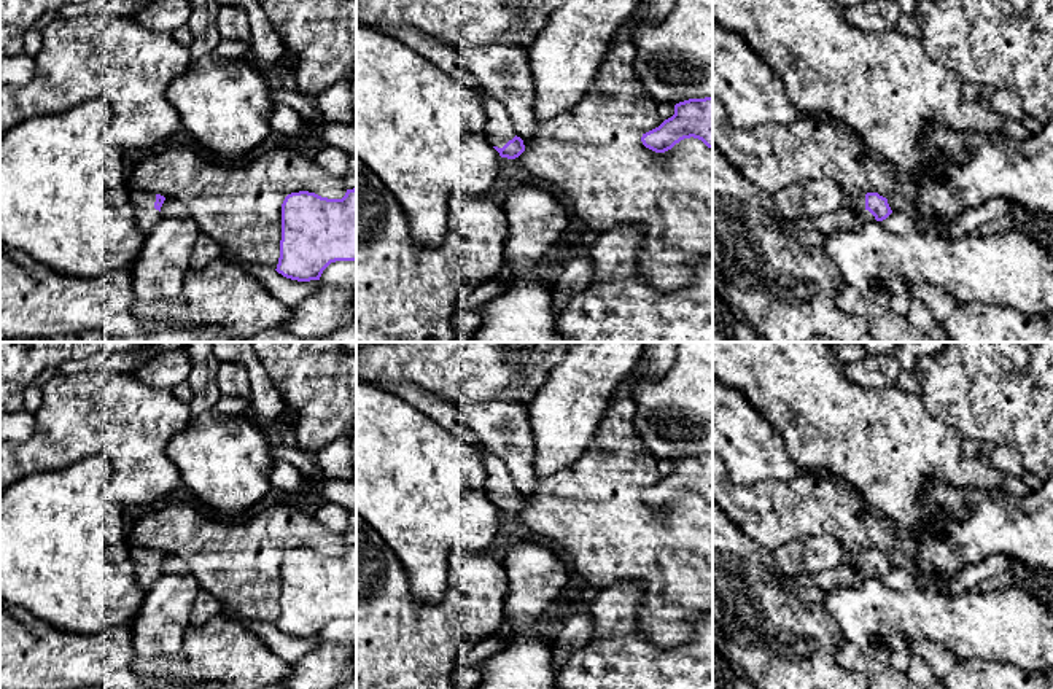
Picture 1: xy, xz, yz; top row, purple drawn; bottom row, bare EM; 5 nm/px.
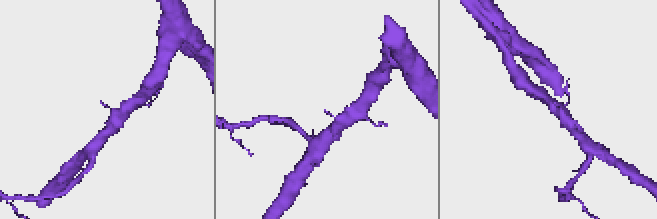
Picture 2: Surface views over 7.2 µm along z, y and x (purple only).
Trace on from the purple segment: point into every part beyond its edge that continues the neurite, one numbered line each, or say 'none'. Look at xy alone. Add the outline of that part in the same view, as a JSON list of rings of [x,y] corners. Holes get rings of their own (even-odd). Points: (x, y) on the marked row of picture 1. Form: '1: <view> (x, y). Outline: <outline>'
1: xy (145, 199). Outline: [[[132,191],[132,200],[137,207],[154,208],[156,193],[153,193],[153,191]]]

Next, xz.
1: xz (500, 129). Outline: [[[377,25],[375,30],[398,38],[406,46],[433,62],[444,73],[477,91],[484,99],[484,107],[488,116],[487,138],[493,146],[503,148],[517,135],[506,107],[482,89],[480,81],[450,45],[441,43],[409,25]]]

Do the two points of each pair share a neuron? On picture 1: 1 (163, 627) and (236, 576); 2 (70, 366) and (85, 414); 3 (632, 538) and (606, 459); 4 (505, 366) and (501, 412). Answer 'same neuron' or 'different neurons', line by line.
1: different neurons
2: different neurons
3: same neuron
4: different neurons

